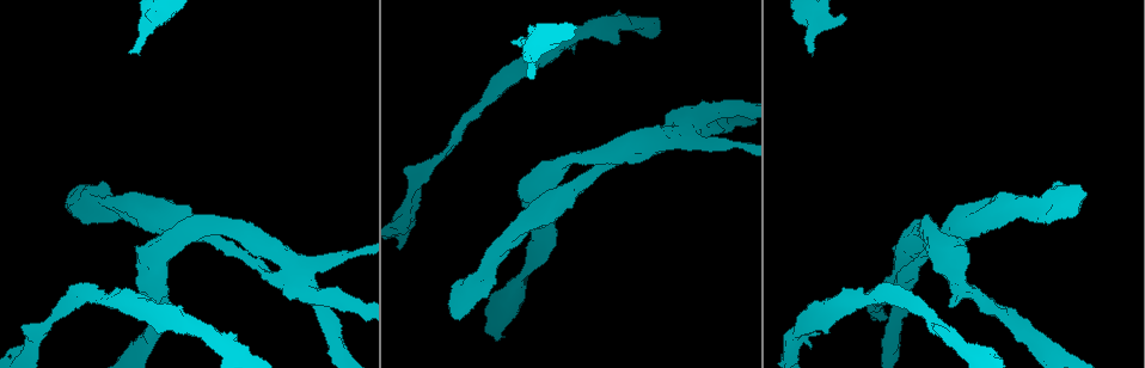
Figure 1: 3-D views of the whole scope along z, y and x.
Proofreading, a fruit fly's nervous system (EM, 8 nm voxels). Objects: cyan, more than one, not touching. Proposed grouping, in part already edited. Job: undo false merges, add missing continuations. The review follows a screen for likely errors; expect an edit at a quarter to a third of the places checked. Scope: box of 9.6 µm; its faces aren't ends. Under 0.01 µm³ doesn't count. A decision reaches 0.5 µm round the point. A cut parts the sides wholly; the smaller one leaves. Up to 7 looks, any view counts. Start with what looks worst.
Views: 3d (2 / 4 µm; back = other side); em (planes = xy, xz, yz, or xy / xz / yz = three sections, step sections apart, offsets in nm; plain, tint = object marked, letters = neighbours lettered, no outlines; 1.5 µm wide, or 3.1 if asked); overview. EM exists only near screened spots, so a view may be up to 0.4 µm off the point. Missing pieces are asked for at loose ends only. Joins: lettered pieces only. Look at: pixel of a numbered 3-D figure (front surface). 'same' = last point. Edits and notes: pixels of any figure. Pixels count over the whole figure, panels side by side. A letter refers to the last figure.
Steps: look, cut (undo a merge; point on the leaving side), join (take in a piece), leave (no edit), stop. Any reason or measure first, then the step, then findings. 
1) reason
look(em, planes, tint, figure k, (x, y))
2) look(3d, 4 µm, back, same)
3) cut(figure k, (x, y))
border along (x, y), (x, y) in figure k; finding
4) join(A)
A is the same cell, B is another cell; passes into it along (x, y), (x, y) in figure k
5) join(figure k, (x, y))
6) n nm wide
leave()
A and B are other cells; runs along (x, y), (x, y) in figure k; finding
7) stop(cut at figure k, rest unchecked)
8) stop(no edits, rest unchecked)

free end
look(3d, 2 µm, figure 1, (810, 51))

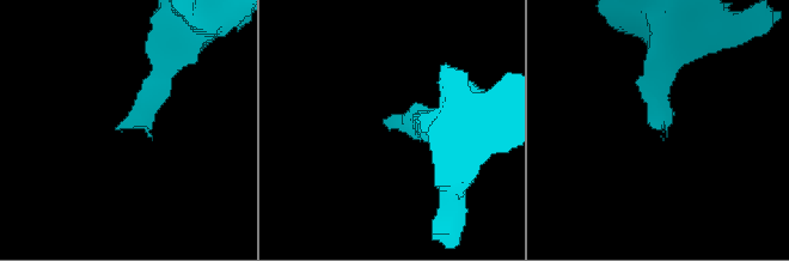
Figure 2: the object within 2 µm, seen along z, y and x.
now the EM
look(em, planes, letters, figure 2, (387, 127))

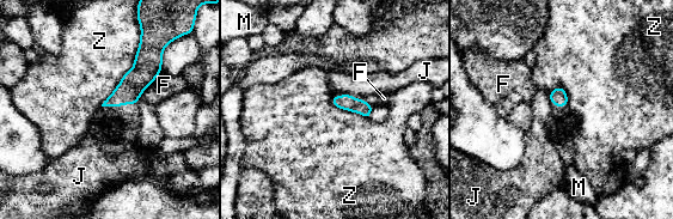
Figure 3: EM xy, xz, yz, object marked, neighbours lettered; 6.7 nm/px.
leave()
F, J, M and Z are other cells; border along (141, 31), (134, 65), (101, 105) in figure 3; none of them fits

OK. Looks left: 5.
an open end
look(3d, 4 µm, back, figure 1, (20, 327))

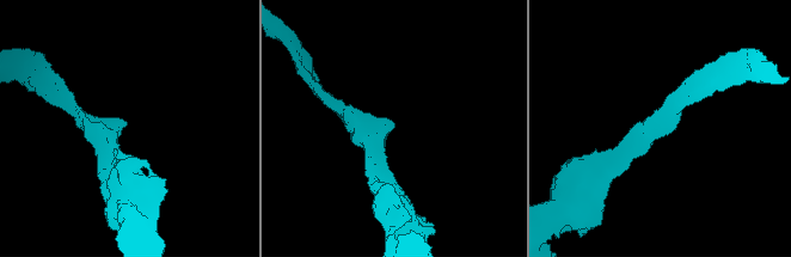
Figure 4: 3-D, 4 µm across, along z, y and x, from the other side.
look(em, planes, letters, figure 4, (389, 122))

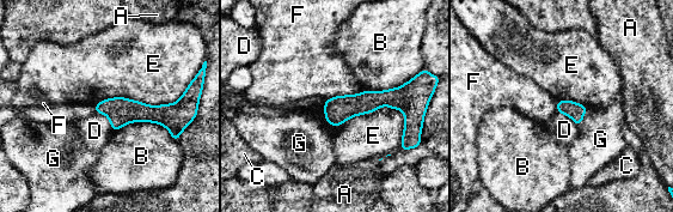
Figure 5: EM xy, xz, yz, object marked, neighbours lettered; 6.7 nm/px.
leave()
A, B, C, D, E, F and G are other cells; runs along (407, 100), (367, 101), (328, 117) in figure 5; no lettered piece goes on from it

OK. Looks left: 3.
calibre changes
look(3d, 4 µm, back, figure 1, (857, 303))

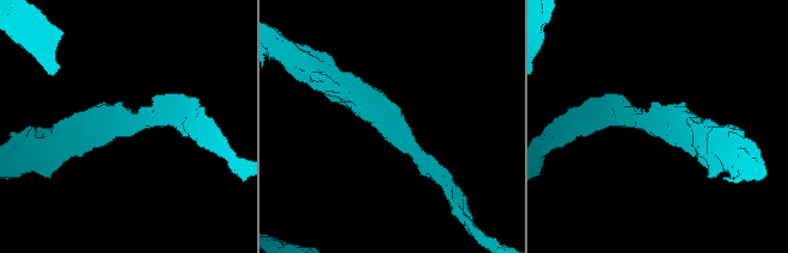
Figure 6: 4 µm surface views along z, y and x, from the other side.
look(em, planes, letters, figure 6, (656, 125))

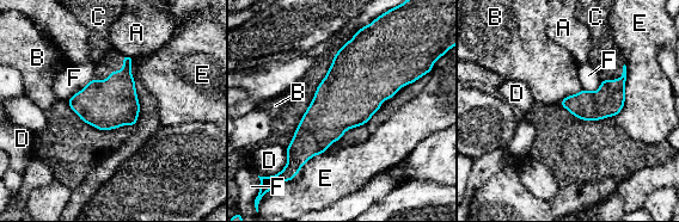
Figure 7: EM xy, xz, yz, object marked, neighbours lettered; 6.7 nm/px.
E touches over 360 nm
leave()
A, B, C, D, E and F are other cells; continuous, no second cell

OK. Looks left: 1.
stop(no edits, rest unchecked)

